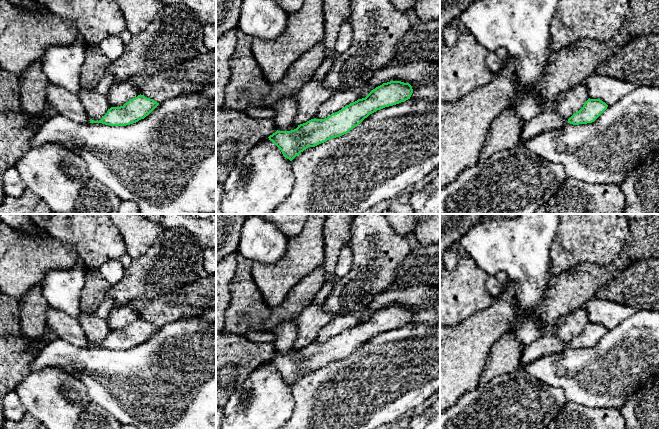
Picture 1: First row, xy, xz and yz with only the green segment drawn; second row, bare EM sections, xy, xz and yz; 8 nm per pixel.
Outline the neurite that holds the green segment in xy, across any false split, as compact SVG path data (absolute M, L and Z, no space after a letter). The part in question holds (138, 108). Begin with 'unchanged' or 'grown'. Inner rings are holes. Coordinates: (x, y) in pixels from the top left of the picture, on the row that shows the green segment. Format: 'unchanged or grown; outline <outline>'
unchanged; outline M143 95L129 100L123 106L111 107L99 121L90 119L90 123L102 123L110 126L126 126L148 116L159 103Z

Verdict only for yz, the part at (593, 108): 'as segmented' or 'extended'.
as segmented

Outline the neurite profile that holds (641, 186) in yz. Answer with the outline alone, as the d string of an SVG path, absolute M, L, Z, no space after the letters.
M659 150L639 162L620 187L625 195L623 214L659 214Z

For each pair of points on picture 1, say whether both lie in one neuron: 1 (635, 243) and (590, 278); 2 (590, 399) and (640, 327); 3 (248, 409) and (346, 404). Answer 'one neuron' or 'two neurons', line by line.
1: one neuron
2: one neuron
3: two neurons

